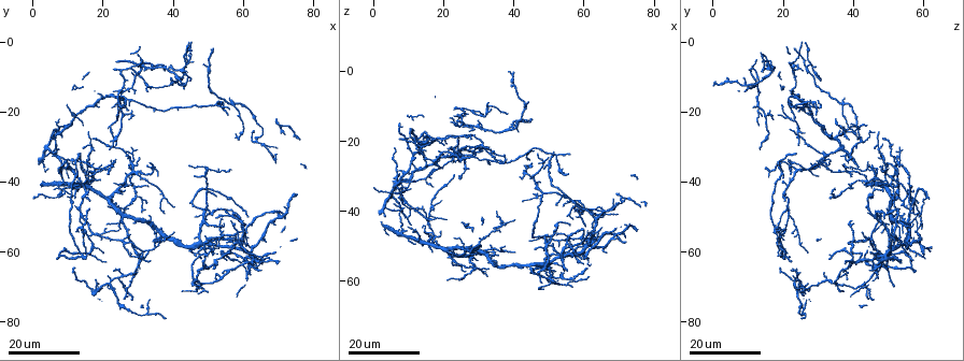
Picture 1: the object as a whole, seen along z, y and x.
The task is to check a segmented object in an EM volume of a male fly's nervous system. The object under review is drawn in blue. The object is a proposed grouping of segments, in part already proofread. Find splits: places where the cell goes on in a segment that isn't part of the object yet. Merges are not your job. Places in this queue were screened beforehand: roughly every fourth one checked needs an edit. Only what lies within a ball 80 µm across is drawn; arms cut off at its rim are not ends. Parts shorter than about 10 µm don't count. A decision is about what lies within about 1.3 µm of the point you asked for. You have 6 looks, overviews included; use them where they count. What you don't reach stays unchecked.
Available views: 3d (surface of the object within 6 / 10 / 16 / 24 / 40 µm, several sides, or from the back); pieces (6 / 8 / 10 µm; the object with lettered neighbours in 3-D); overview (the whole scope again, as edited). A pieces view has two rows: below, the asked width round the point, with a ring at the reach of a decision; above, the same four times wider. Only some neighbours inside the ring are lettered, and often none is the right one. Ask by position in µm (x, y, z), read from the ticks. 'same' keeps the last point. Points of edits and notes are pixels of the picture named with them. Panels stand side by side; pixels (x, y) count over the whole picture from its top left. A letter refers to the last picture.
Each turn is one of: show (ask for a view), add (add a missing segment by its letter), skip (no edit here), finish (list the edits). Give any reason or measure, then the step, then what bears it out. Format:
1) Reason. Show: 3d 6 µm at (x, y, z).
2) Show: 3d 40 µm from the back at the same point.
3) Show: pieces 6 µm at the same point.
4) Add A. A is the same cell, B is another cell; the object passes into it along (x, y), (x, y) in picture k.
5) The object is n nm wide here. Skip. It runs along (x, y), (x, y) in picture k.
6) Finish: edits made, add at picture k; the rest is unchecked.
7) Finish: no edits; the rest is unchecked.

Free end. Show: 3d 16 µm at (42.0, 71.5, 37.0).

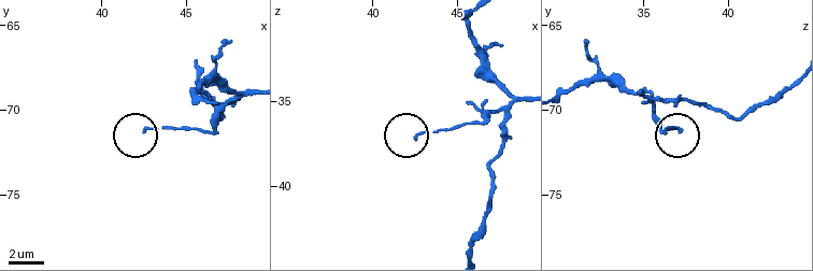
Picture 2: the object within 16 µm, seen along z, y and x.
What lies round it. Show: pieces 6 µm at (42.5, 71.3, 37.1).

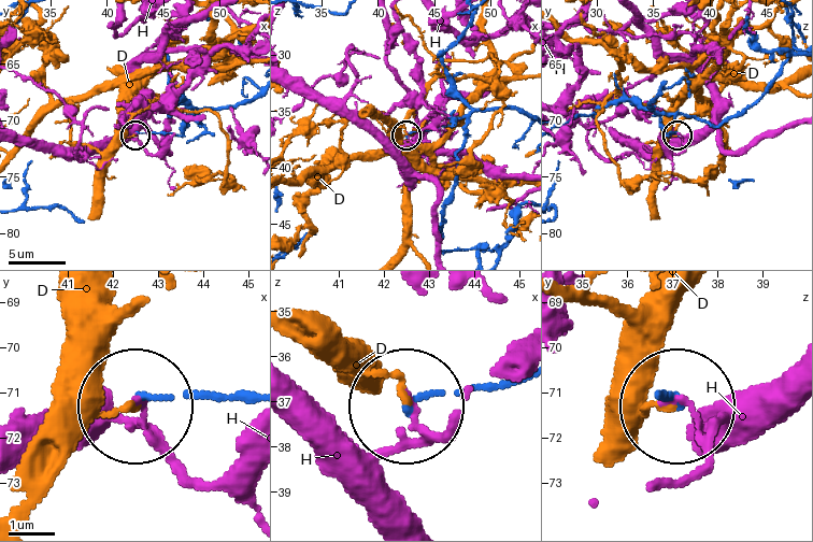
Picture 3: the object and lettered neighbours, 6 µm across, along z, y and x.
Skip. D and H are other cells; it runs along (251, 400), (139, 408) in picture 3; none of them fits.

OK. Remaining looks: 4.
Show: 3d 24 µm at (28.5, 60.0, 19.5).

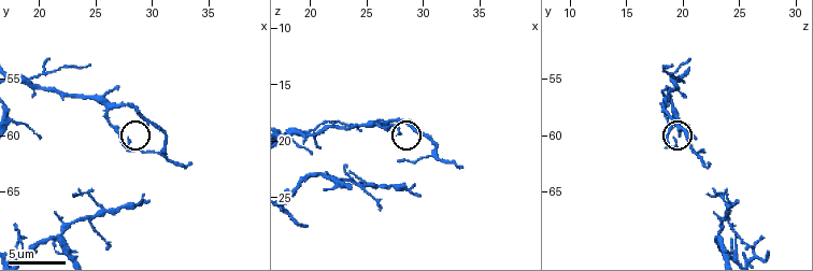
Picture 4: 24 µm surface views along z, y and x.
Show: pieces 10 µm at (28.0, 60.4, 19.4).

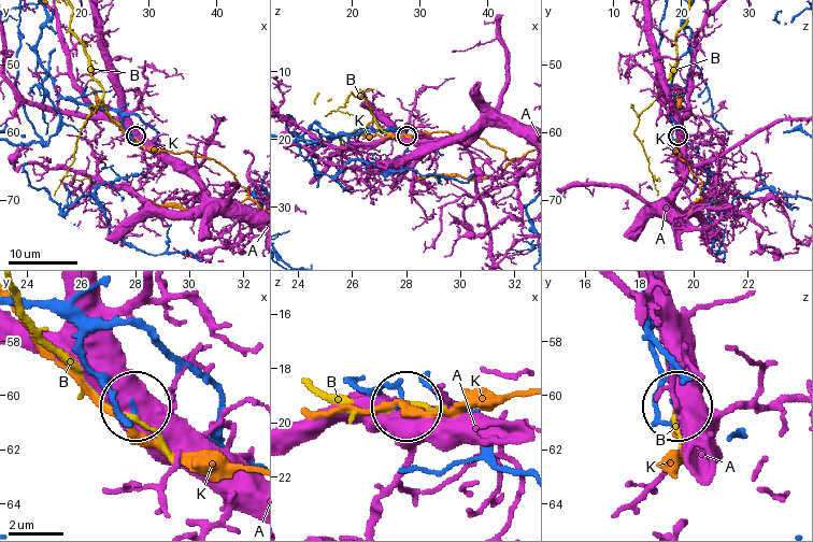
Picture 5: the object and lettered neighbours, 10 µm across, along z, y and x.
The object is 150 nm wide here. Skip. A, B and K are other cells; no lettered segment goes on from it.

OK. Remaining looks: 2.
Branch stops here. Show: 3d 16 µm at (32.5, 14.5, 9.5).

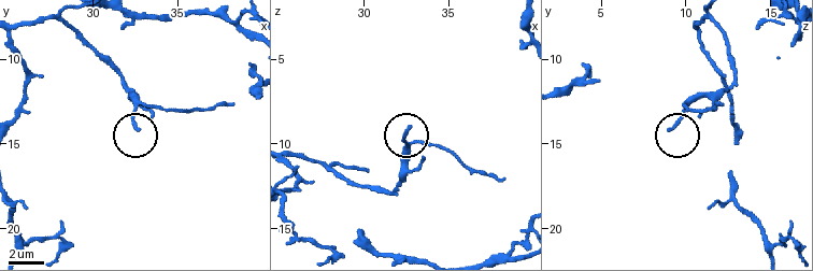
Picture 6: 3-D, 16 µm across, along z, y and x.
Show: pieces 10 µm at (32.6, 14.0, 9.1).

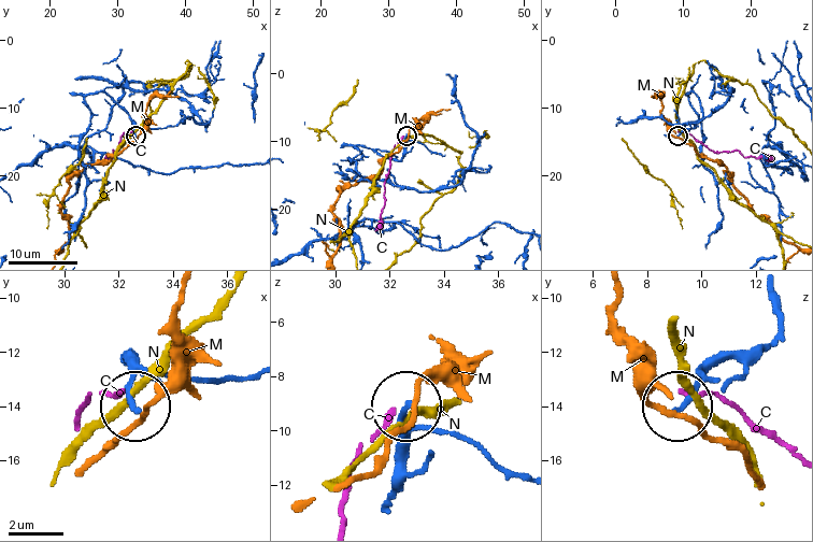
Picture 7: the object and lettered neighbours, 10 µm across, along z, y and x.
Skip. C, M and N are other cells; it runs along (126, 353), (132, 405) in picture 7; no lettered segment goes on from it.

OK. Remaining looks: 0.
Finish: no edits; the rest is unchecked.

